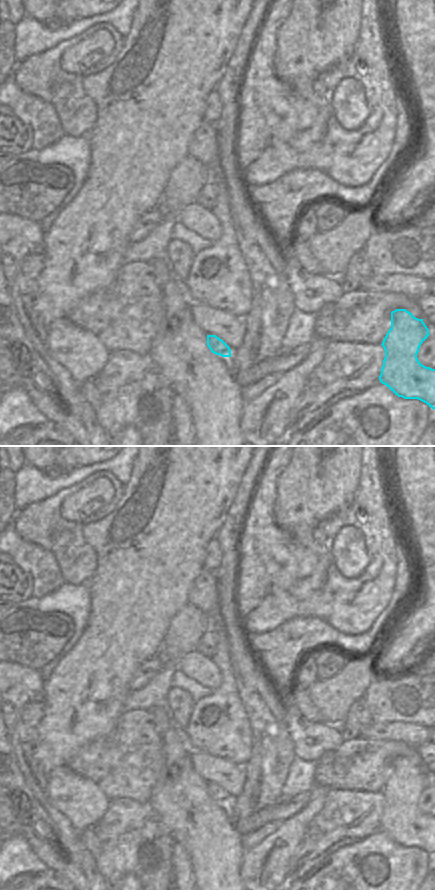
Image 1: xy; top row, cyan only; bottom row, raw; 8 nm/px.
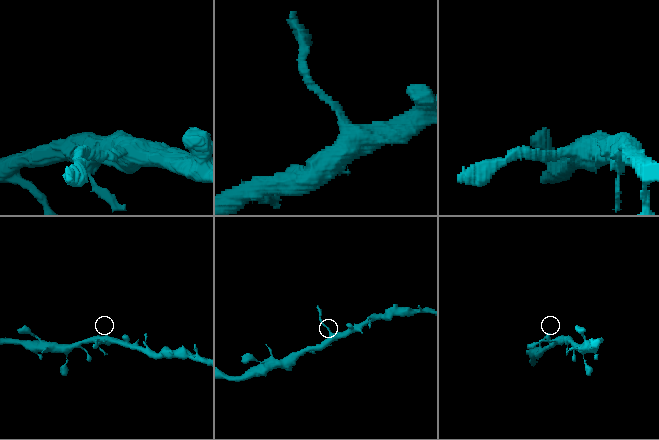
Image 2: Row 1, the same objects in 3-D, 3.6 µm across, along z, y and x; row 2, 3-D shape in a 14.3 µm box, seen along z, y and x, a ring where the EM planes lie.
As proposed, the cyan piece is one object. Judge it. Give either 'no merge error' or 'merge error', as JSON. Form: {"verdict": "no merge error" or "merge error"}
{"verdict": "merge error"}

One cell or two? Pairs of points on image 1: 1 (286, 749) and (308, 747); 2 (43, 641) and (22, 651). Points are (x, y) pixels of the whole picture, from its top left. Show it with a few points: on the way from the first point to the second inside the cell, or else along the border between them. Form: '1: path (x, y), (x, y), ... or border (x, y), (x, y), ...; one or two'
1: border (286, 726), (294, 744), (296, 756); two
2: path (38, 643), (27, 646); one

